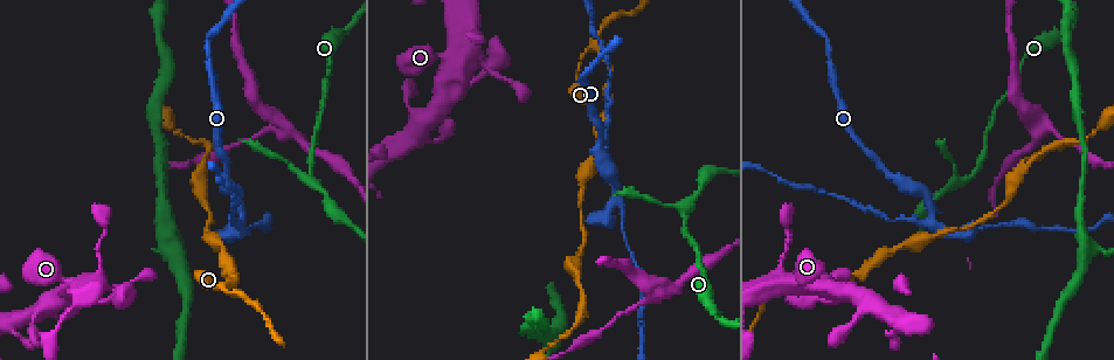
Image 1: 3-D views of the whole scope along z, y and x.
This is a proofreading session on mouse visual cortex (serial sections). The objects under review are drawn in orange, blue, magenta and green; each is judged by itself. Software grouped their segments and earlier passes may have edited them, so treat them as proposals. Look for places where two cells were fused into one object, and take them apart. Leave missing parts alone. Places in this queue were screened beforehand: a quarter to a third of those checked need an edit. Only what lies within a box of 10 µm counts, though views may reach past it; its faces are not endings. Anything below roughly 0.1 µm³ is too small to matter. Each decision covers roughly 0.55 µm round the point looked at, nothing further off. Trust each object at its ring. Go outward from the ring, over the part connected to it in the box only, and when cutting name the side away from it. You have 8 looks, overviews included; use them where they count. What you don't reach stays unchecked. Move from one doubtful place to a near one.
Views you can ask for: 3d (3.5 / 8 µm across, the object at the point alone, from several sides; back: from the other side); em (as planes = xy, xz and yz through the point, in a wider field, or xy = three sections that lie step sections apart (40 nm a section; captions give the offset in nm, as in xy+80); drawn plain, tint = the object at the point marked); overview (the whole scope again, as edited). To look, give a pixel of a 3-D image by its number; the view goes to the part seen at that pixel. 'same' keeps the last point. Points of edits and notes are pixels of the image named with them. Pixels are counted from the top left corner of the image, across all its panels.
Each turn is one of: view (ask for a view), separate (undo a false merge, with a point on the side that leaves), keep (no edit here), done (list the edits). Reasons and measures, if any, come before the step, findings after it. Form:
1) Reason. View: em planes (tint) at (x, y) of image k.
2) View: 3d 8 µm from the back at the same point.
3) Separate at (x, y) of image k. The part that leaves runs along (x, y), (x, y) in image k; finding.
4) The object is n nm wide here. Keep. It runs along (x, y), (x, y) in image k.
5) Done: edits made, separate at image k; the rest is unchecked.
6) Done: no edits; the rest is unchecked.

Narrows sharply. View: 3d 3.5 µm from the back at (684, 223) of image 1.

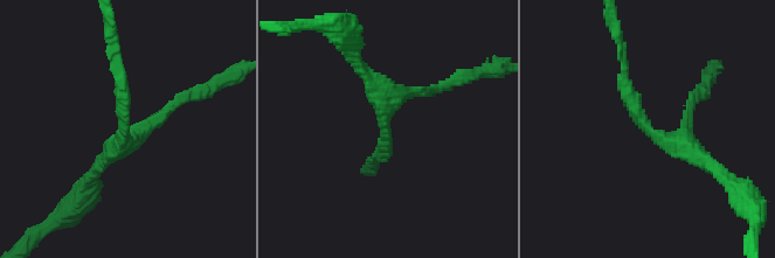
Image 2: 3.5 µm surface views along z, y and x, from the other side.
Now the EM. View: em xy step 1 (plain) at (649, 131) of image 2.

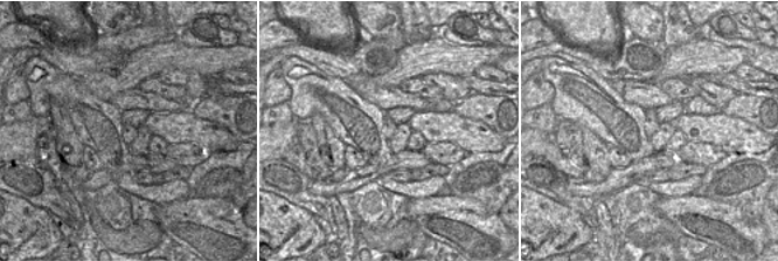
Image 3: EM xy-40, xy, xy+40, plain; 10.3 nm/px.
Where the object lies. View: em xy step 1 (tint) at the same point.

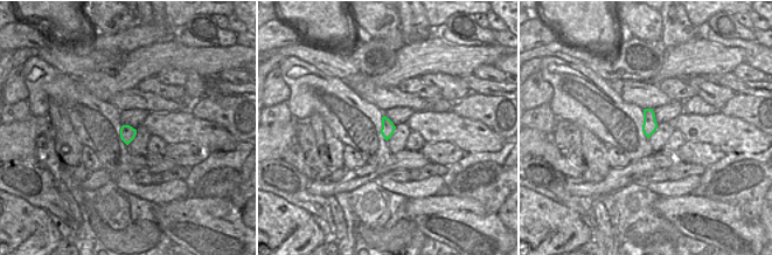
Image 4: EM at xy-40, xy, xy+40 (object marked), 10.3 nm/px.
Keep. It runs along (624, 63), (648, 131), (711, 167) in image 2; one cell here.

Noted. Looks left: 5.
Branch point. View: 3d 3.5 µm at (242, 221) of image 1.

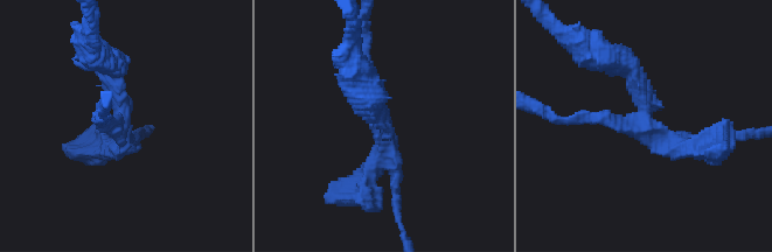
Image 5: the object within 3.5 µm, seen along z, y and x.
3 arms meet here; the arms are 200, 250, 300 nm wide. View: em xy step 2 (plain) at (381, 116) of image 5.

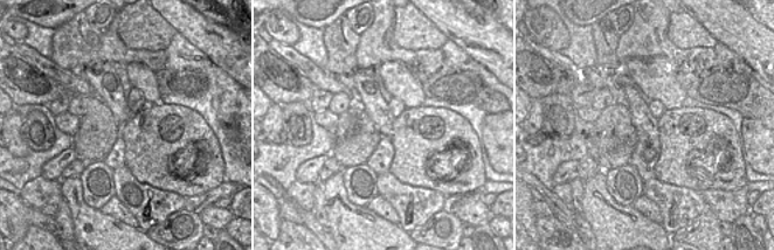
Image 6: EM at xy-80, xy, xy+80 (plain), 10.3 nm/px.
Where the object lies. View: em xy step 2 (tint) at the same point.

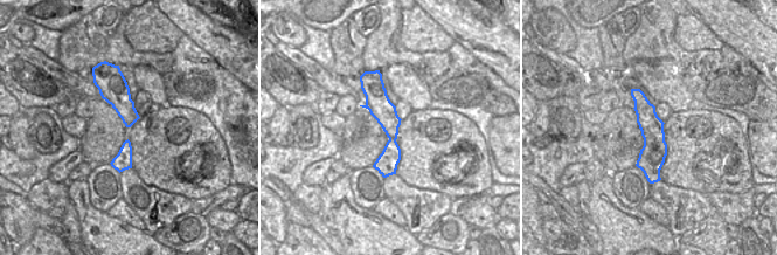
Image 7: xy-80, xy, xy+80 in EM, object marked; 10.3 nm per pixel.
Separate at (353, 201) of image 5. The part that leaves runs along (642, 117), (675, 146), (717, 149) in image 5; two cells meet here.

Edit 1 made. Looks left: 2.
View: 3d 8 µm at (112, 290) of image 1.

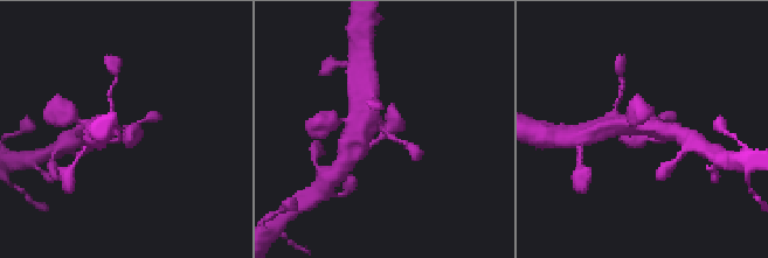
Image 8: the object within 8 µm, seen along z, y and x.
View: em xy step 5 (tint) at the same point.

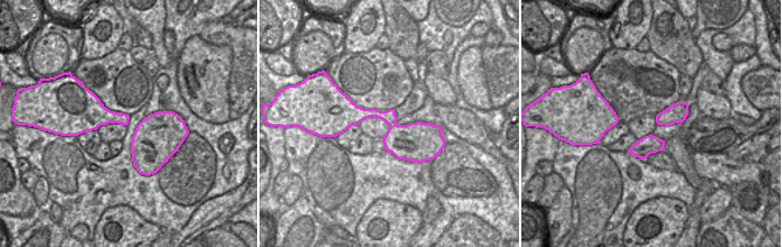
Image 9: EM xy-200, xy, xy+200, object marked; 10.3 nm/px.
The object is 340 nm wide here. Keep. It runs along (354, 125), (391, 126), (393, 104) in image 8; continuous, no second cell.

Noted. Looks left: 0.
Done: edits made, separate at image 5; the rest is unchecked.

